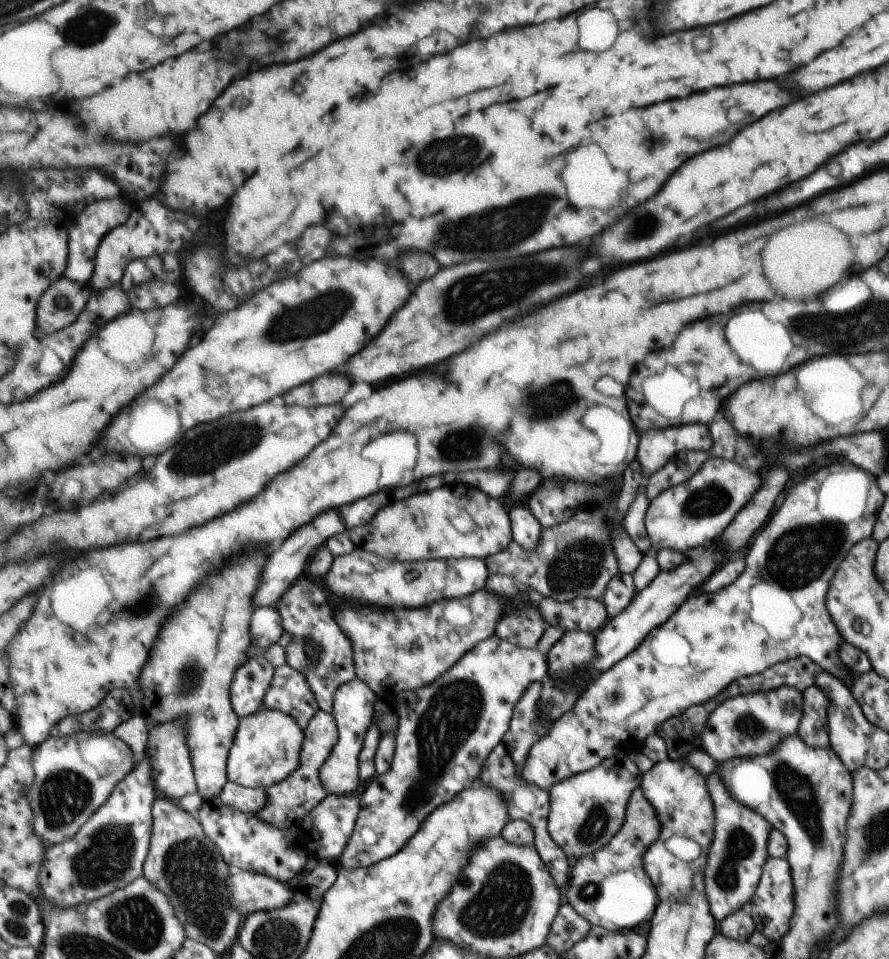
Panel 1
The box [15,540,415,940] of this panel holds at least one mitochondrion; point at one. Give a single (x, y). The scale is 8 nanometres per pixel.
(109, 853)

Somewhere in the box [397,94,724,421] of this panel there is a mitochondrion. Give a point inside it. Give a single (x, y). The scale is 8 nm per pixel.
(508, 284)

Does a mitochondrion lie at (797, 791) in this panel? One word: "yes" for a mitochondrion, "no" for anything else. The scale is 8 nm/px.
yes

